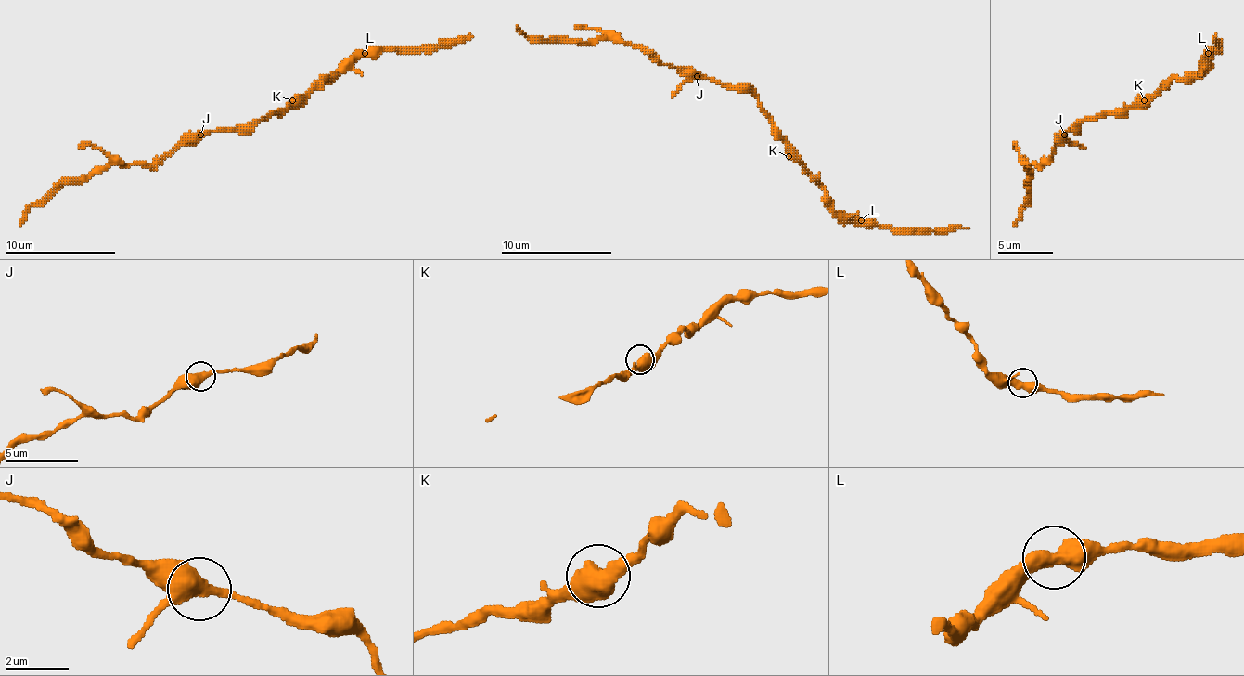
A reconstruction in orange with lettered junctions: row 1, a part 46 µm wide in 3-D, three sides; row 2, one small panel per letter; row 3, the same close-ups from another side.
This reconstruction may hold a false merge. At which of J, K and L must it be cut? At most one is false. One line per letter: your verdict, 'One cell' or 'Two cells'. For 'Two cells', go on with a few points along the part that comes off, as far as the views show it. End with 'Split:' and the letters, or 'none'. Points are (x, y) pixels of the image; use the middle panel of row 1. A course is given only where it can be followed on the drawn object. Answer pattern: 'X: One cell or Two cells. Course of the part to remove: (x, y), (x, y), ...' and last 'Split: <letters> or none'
J: One cell
K: One cell
L: One cell
Split: none

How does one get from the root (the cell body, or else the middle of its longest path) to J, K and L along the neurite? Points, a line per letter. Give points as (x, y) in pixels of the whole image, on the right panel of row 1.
J: (1085, 120), (1077, 128), (1063, 134)
K: (1085, 120), (1122, 114), (1133, 103), (1144, 100)
L: (1085, 120), (1108, 114), (1124, 114), (1133, 106), (1141, 106), (1174, 78), (1194, 78), (1208, 53)

